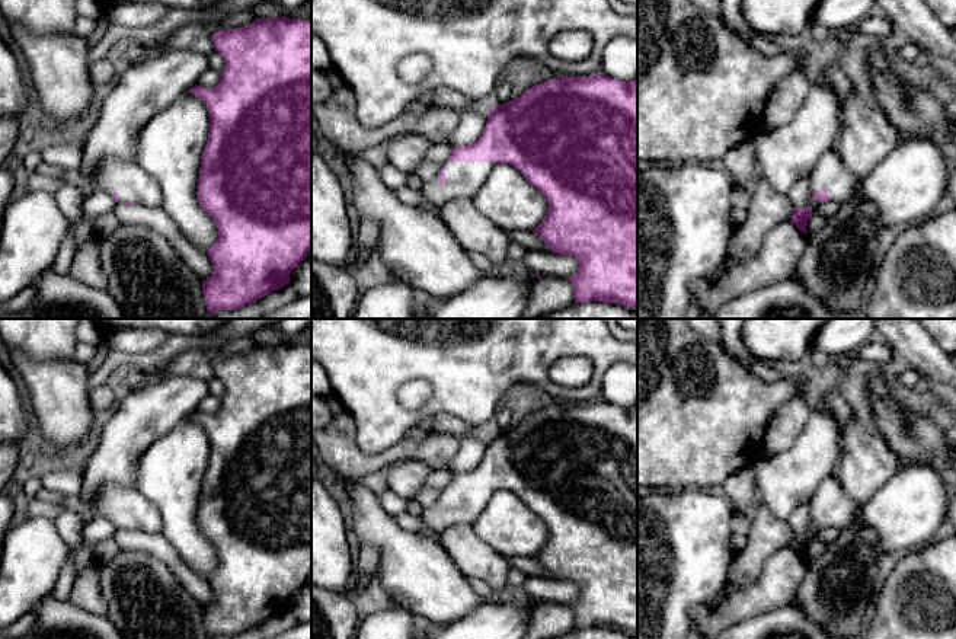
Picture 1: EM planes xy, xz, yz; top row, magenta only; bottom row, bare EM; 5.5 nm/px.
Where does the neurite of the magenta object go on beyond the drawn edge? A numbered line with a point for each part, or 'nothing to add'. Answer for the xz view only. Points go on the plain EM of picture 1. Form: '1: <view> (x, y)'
1: xz (463, 505)

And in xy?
1: xy (128, 505)

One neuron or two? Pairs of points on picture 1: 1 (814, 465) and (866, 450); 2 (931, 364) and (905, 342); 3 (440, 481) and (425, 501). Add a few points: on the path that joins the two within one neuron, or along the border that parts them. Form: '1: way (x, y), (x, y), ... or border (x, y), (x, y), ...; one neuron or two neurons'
1: border (841, 422), (838, 462); two neurons
2: way (926, 358), (911, 344); one neuron
3: way (435, 485), (427, 497); one neuron

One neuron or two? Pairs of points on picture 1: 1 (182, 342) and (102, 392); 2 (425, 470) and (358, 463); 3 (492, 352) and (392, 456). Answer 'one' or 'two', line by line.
1: two
2: two
3: two

